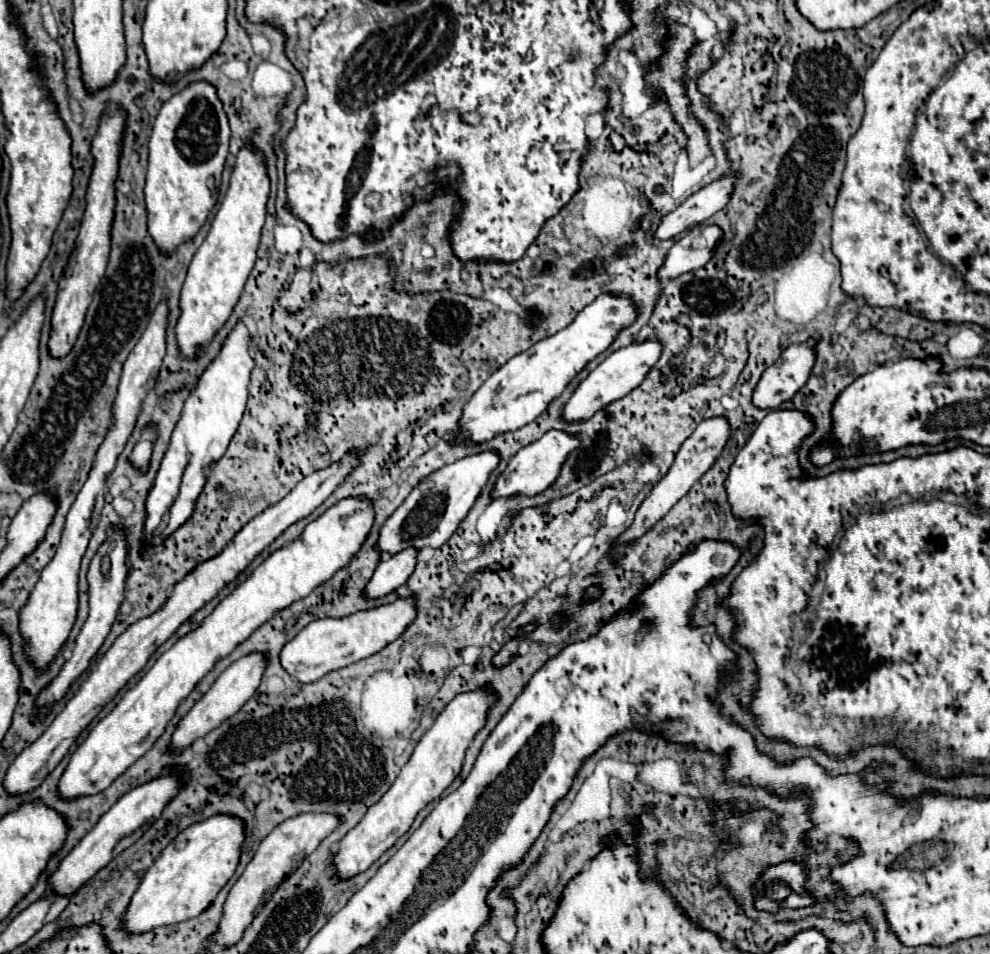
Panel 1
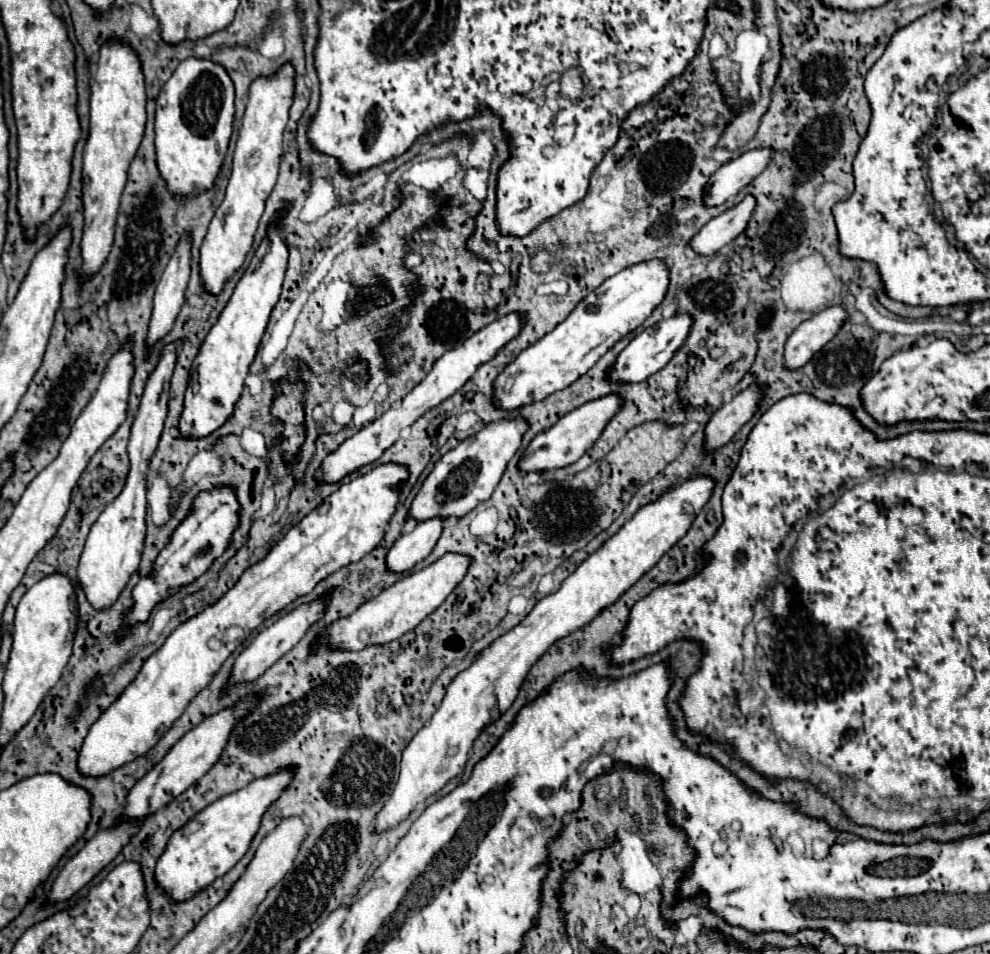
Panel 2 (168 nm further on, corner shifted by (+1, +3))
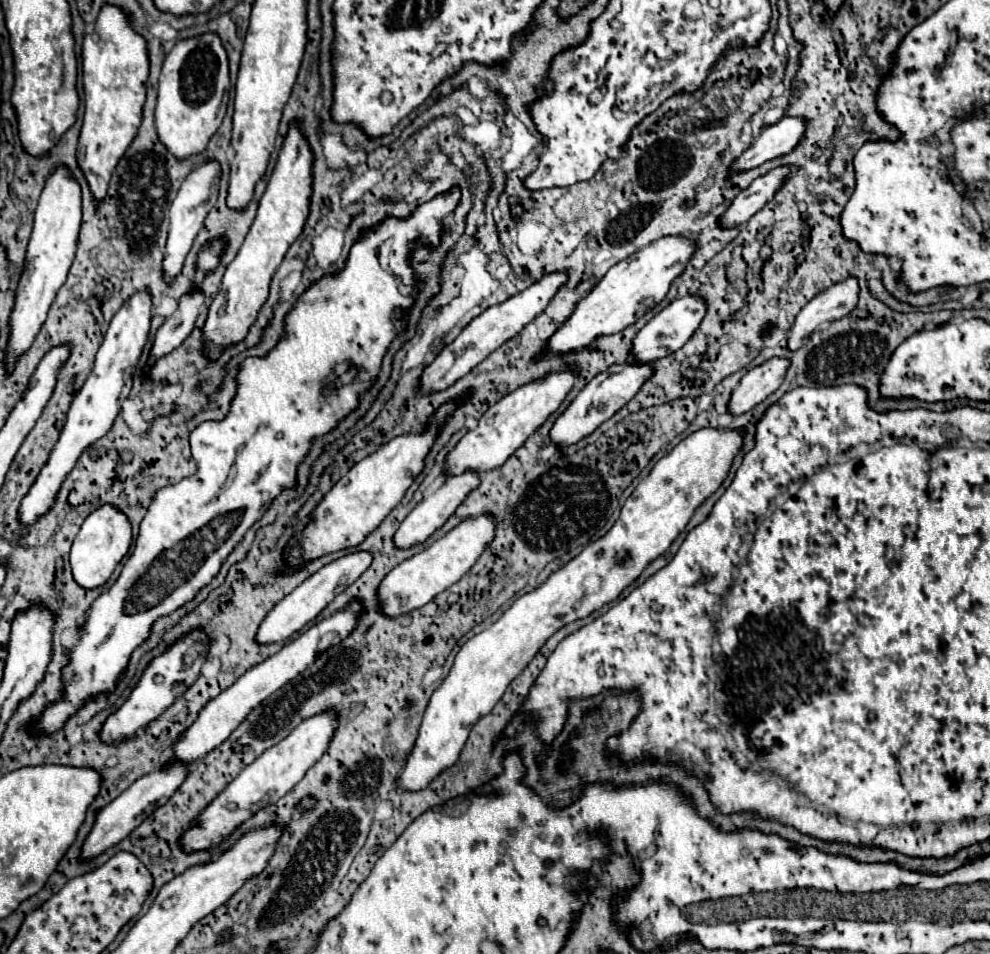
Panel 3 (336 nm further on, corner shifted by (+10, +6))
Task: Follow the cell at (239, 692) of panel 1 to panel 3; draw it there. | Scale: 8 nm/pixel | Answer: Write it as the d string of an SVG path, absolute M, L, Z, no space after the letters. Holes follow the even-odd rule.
M355 550L351 554L345 554L329 564L325 564L319 572L315 572L313 576L309 576L299 588L295 588L289 596L285 596L263 620L263 624L259 626L257 632L257 642L259 644L271 644L271 642L283 642L287 640L293 632L299 632L307 622L315 620L317 614L339 594L343 592L347 586L351 586L373 562L371 552L367 550Z

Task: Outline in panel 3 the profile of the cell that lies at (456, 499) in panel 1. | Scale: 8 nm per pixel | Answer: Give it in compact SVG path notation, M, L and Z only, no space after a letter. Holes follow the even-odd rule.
M561 370L555 374L547 374L539 380L531 380L517 390L503 396L493 408L489 408L475 430L469 430L461 442L449 452L447 458L447 472L459 474L465 470L491 470L499 464L503 464L517 448L525 444L525 440L561 406L569 390L573 388L573 382L577 378L575 370Z

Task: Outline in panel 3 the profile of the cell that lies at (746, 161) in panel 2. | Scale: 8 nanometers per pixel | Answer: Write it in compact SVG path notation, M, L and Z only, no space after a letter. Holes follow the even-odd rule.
M785 116L777 124L767 126L751 144L751 148L733 164L733 172L737 170L751 170L761 166L767 160L779 158L789 154L799 140L805 136L807 122L799 116Z

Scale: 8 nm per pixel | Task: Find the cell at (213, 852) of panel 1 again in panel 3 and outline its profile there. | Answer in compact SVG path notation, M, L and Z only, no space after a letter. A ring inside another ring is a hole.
M325 710L321 714L305 718L299 726L295 726L289 736L285 736L279 744L265 750L255 762L251 762L203 812L199 818L199 826L189 828L181 844L187 852L191 850L205 850L221 842L221 838L229 836L241 822L251 818L259 808L277 802L285 796L303 776L305 772L325 754L329 748L331 738L335 736L339 726L339 714L335 710Z

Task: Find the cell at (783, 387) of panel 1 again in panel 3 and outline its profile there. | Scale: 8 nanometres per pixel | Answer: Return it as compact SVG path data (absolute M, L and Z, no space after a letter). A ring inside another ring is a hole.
M847 276L845 280L829 286L827 290L819 292L795 318L791 328L789 348L795 350L803 344L803 336L813 332L823 320L839 320L847 316L859 298L859 280L855 276Z

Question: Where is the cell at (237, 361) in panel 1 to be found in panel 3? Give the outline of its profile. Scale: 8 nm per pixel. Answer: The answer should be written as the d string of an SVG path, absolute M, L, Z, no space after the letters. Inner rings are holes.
M293 120L289 126L289 132L285 136L283 148L279 152L277 164L273 168L273 174L267 182L265 194L259 200L257 216L251 224L251 230L245 236L245 242L241 246L239 254L227 266L227 270L223 274L221 290L209 308L209 318L205 324L205 348L207 348L207 354L211 360L219 358L219 354L225 346L237 344L247 336L249 326L255 322L261 304L269 296L269 282L271 282L275 270L279 268L289 246L303 232L303 224L309 214L313 162L315 162L315 158L309 148L309 142L301 134L299 122Z

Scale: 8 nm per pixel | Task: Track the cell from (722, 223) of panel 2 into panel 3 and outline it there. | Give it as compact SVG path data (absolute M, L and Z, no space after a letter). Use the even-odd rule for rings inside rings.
M777 166L767 174L755 178L749 188L739 192L739 196L733 200L731 208L727 208L719 224L723 224L725 228L731 228L731 224L735 226L745 224L755 212L759 212L775 196L775 192L783 186L789 174L791 174L791 166Z

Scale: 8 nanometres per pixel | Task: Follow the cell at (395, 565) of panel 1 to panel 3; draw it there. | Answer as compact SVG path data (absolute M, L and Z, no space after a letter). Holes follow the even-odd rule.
M465 470L459 476L447 476L445 484L437 492L433 492L427 498L423 498L423 502L419 502L407 514L407 518L401 522L401 526L399 526L399 530L395 534L395 544L399 544L399 548L409 548L409 546L415 546L415 544L425 542L437 528L441 528L447 522L447 518L479 486L479 482L481 482L481 478L479 478L479 472L475 472L475 470Z

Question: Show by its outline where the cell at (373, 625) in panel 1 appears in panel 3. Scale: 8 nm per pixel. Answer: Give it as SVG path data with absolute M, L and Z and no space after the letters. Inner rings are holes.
M479 514L479 516L469 516L469 518L461 520L443 538L433 542L423 552L411 556L409 560L401 562L397 568L393 568L385 576L385 580L381 582L381 588L379 588L383 612L389 616L407 614L407 612L431 602L445 588L455 584L477 562L477 558L487 550L487 546L491 544L493 538L495 538L493 514Z

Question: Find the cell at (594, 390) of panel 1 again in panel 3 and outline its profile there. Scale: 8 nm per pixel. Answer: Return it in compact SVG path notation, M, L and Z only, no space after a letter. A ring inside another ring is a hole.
M687 294L683 298L673 300L669 306L665 306L653 320L649 320L639 330L639 334L633 340L633 346L637 346L637 354L635 354L633 360L655 362L655 360L671 354L671 352L679 350L693 336L693 332L699 328L701 320L705 318L705 312L707 312L705 300L699 298L699 296L695 296L695 294Z

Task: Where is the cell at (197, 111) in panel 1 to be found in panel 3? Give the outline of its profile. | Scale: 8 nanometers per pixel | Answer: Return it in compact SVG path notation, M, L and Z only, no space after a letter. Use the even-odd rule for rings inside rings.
M215 32L179 40L167 54L159 76L155 110L157 134L179 160L205 150L209 138L221 126L229 102L229 58Z

